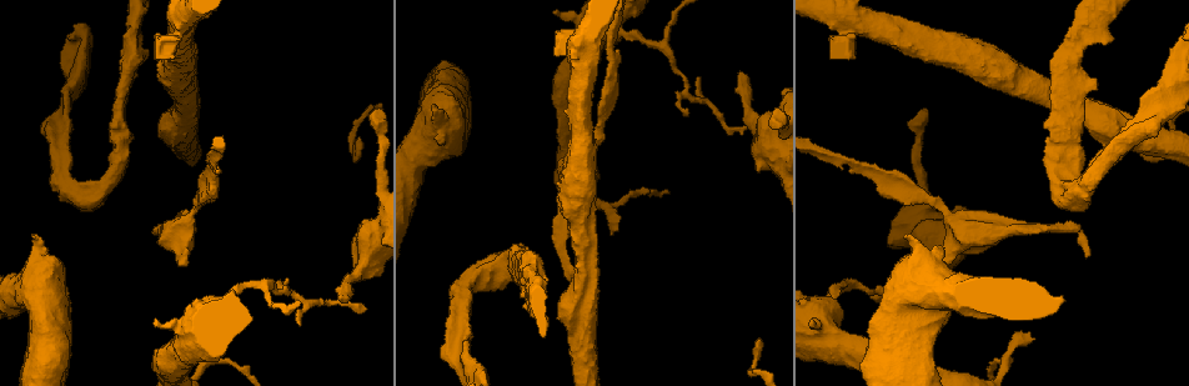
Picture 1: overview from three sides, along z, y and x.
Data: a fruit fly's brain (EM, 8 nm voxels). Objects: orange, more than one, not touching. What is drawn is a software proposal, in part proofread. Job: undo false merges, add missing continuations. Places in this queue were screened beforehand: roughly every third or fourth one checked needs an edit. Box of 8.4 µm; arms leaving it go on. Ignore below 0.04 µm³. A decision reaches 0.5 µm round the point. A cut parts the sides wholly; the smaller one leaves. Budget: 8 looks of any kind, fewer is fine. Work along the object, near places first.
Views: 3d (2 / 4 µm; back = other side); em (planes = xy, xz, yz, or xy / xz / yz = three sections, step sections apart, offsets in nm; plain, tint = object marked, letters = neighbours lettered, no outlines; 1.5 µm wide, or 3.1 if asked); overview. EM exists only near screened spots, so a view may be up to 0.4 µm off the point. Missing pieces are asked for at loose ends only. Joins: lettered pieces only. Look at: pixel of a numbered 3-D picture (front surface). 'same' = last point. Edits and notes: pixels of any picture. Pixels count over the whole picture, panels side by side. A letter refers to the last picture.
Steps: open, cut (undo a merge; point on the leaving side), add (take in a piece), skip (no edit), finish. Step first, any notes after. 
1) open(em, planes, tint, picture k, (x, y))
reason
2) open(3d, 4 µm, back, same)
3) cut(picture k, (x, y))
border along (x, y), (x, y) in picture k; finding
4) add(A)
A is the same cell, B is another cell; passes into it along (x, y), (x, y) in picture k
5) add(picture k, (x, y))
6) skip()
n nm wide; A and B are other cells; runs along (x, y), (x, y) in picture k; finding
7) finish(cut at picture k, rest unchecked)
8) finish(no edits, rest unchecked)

open(3d, 2 µm, picture 1, (739, 70))
branch stops here

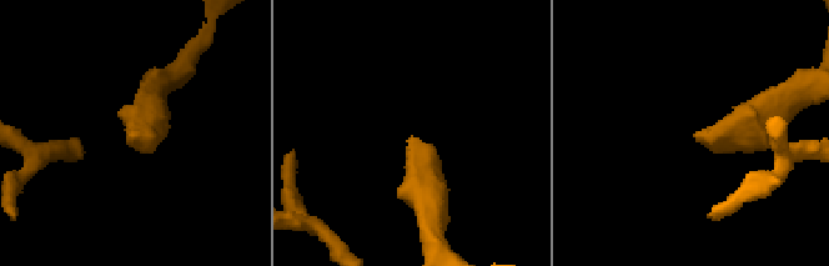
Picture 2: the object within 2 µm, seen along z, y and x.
open(em, planes, letters, picture 2, (136, 136))
need the tissue

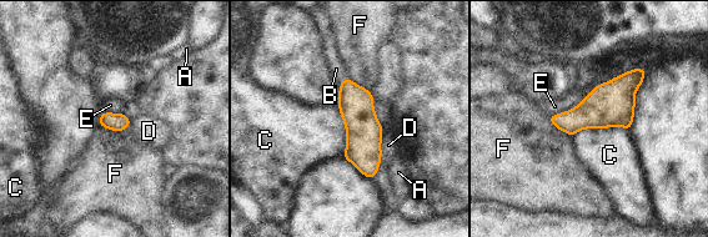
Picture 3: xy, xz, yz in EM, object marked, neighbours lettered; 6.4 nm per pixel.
add(B)
240 nm wide; B is the same cell, A, C, D, E and F are other cells; passes into it along (356, 106), (341, 81), (336, 69) in picture 3; the neuron continues

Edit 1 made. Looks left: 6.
open(overview)
see it whole again

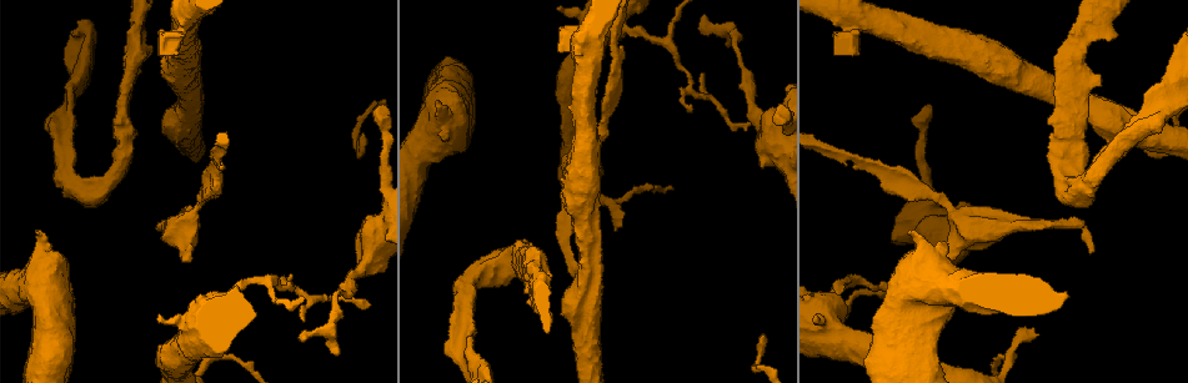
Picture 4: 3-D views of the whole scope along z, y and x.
open(em, yz, step 8, plain, picture 4, (1033, 330))
thin end

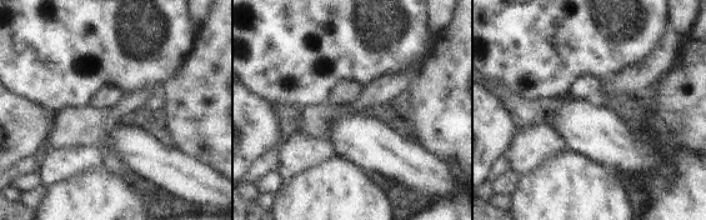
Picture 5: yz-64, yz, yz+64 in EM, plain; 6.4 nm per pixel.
open(em, yz, step 8, tint, same)

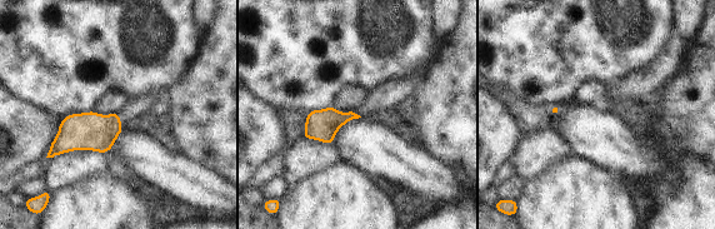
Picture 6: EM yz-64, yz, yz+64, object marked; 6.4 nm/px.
open(em, yz, step 8, letters, same)
see the neighbours

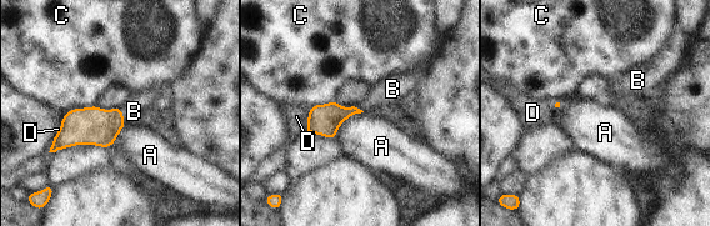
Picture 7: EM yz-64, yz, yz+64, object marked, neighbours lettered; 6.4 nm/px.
add(B)
B is the same cell, A, C and D are other cells; passes into it along (93, 125), (121, 116), (134, 111) in picture 7; it goes on there

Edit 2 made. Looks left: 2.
open(em, yz, step 8, letters, picture 4, (185, 260))

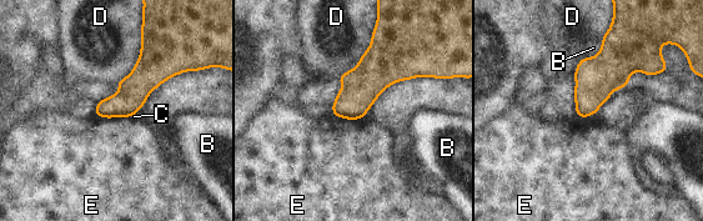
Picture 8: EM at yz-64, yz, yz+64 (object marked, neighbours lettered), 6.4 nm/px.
open(em, planes, letters, same)

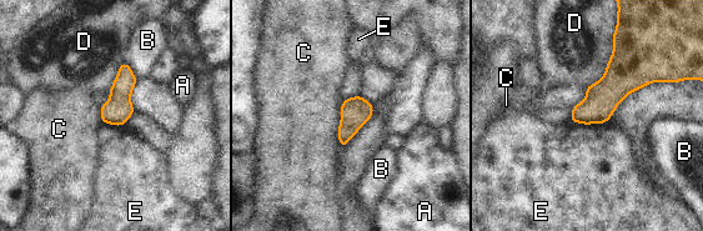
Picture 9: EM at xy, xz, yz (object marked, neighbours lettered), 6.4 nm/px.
skip()
A, B, C, D and E are other cells; border along (571, 120), (578, 124), (606, 124) in picture 9; none of them fits

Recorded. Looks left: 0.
finish(add at picture 3, add at picture 7, rest unchecked)

